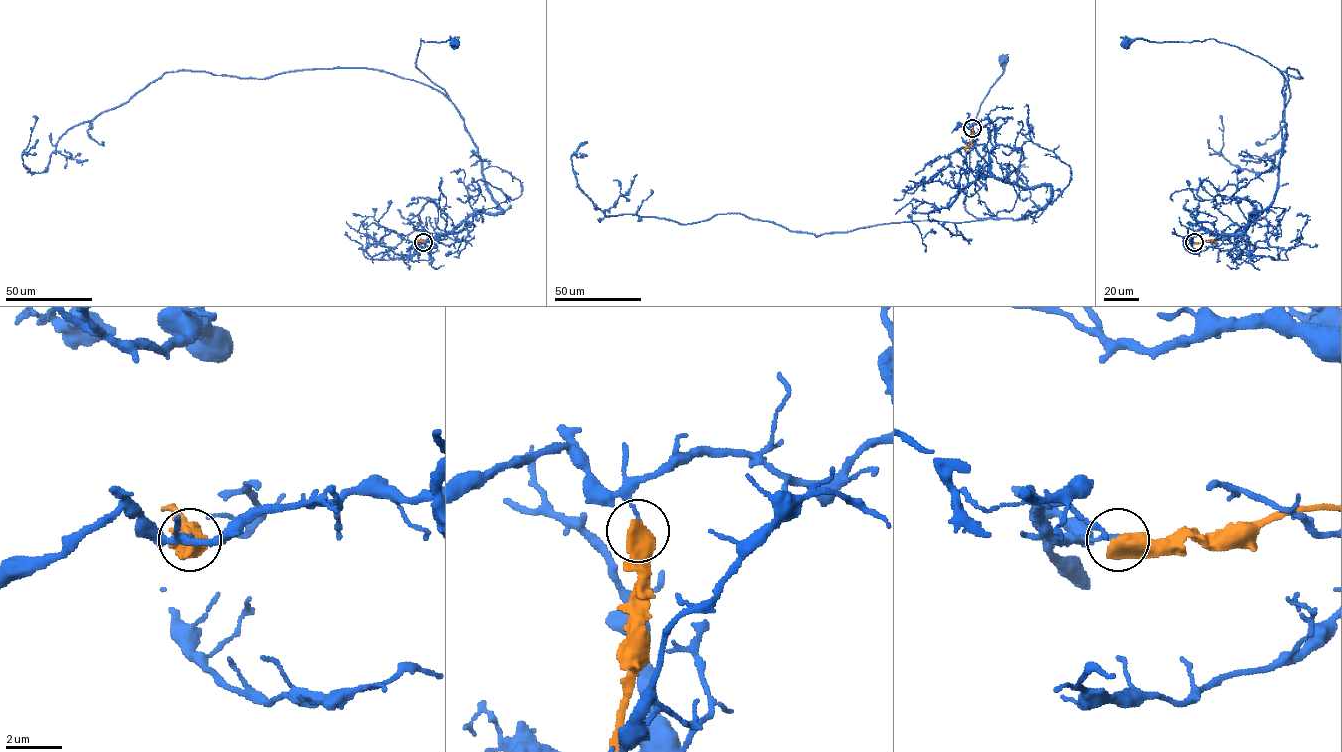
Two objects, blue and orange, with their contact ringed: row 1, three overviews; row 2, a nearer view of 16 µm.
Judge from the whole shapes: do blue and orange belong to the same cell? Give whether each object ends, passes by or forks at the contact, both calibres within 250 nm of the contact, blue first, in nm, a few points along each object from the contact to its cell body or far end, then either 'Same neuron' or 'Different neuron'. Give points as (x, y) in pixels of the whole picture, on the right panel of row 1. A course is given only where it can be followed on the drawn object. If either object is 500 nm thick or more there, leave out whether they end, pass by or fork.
Thickness 140 nm (blue) against 650 nm. Course of blue: (1194, 242), (1241, 234), (1273, 199), (1284, 77), (1213, 39), (1125, 44). Course of orange: (1194, 243), (1214, 240). Different neuron

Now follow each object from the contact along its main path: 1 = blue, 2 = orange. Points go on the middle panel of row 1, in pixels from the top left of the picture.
1: (973, 128), (993, 124), (996, 177), (1049, 185), (1043, 207), (1015, 219), (965, 208), (969, 137), (1004, 59)
2: (973, 128), (971, 143), (963, 148)

